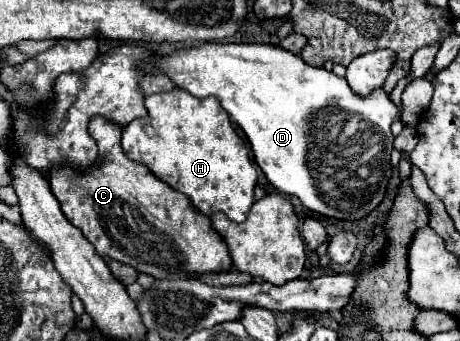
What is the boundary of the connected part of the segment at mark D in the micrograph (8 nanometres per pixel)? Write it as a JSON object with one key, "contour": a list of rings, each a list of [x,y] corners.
{"contour":[[[203,43],[203,45],[195,45],[195,47],[183,47],[183,49],[175,49],[173,53],[167,53],[167,55],[159,55],[155,53],[147,63],[141,63],[141,69],[145,73],[153,73],[153,75],[167,75],[169,79],[173,79],[173,83],[179,87],[179,89],[185,89],[189,91],[191,95],[195,97],[217,97],[223,107],[227,109],[227,113],[231,115],[231,119],[245,131],[249,143],[251,143],[251,149],[253,149],[253,155],[255,155],[255,161],[257,165],[261,167],[261,171],[265,173],[265,177],[269,179],[269,183],[273,187],[277,187],[279,191],[287,193],[287,195],[293,195],[297,197],[307,209],[311,211],[317,211],[321,215],[327,215],[327,217],[335,217],[335,219],[361,219],[365,215],[369,215],[383,199],[385,195],[385,185],[387,185],[387,179],[391,177],[391,163],[389,163],[389,157],[391,157],[391,151],[393,151],[393,135],[391,135],[391,125],[395,121],[399,121],[401,117],[401,111],[399,107],[389,99],[389,95],[383,91],[383,89],[375,89],[369,97],[359,97],[351,91],[351,87],[347,85],[345,79],[337,77],[333,71],[327,71],[323,67],[311,67],[307,65],[299,55],[287,51],[287,49],[281,49],[281,47],[273,47],[273,45],[257,45],[257,43],[239,43],[239,45],[223,45],[223,43]]]}

